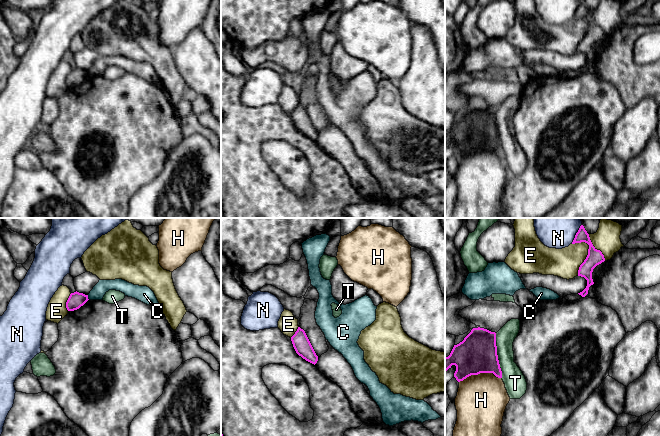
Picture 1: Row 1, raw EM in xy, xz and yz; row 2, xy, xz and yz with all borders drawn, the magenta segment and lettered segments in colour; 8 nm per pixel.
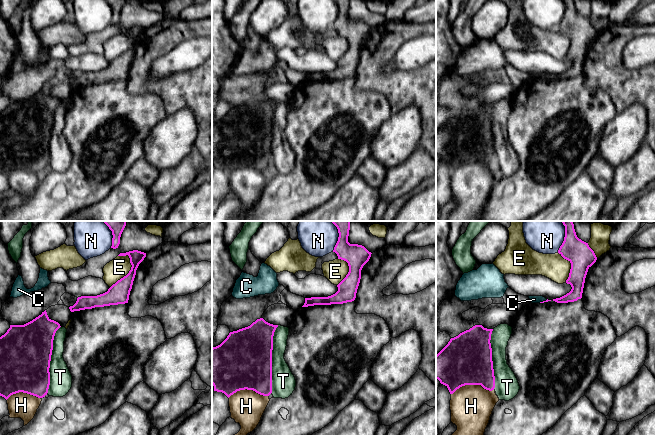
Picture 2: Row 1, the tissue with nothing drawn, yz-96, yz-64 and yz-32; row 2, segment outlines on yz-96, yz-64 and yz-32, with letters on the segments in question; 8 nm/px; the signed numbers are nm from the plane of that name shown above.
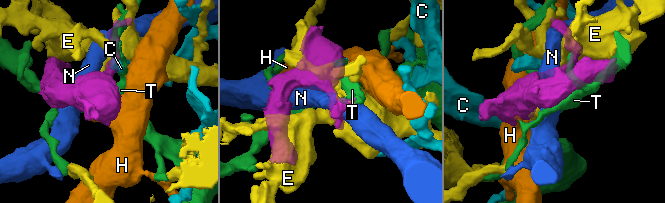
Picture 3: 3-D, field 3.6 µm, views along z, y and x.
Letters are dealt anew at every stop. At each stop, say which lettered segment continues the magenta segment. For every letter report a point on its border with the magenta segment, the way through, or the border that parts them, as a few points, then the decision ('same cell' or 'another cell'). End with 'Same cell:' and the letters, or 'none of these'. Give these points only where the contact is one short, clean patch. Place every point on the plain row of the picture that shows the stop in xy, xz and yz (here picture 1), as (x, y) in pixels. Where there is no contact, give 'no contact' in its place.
C: xy (87, 73) | along xy (87, 71), (89, 75) | another cell
E: yz (586, 34) | another cell
H: yz (480, 148) | another cell
N: yz (576, 10) | another cell
T: yz (497, 131) | another cell
Same cell: none of these

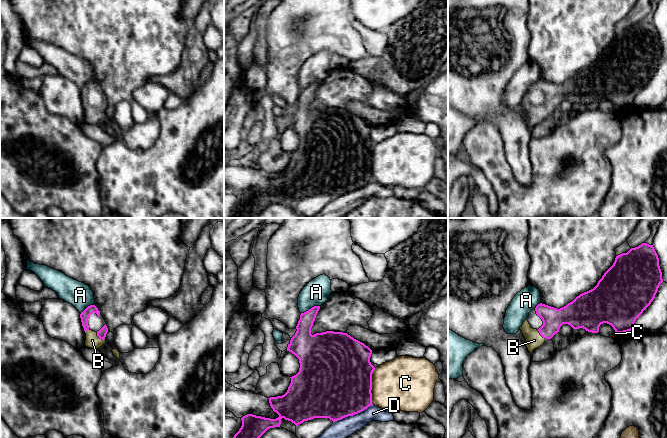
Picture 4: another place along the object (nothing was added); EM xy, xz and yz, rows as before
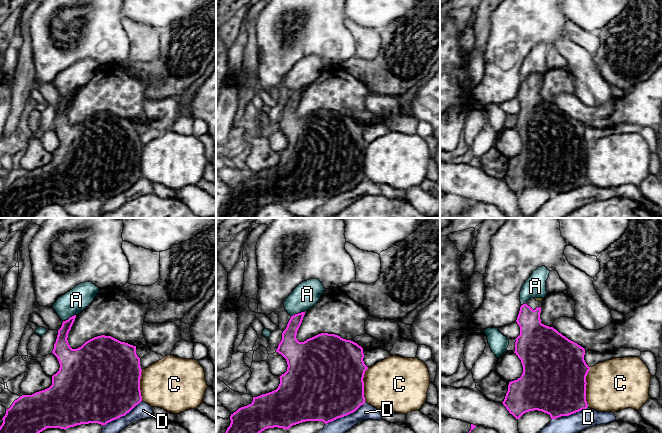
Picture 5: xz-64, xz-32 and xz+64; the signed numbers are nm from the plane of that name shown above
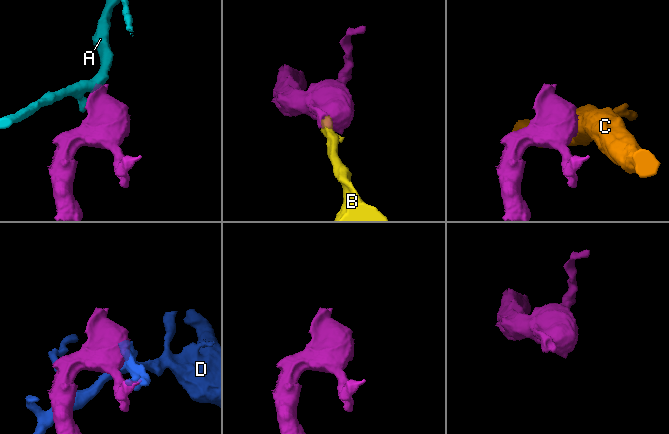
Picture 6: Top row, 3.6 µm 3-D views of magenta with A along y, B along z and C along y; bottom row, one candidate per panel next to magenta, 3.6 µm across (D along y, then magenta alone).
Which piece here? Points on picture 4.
A: xz (311, 84) | along xz (319, 81), (314, 81), (301, 89) | another cell
B: xy (99, 113) | across xy (102, 108), (99, 113), (92, 116) | same cell
C: xz (371, 162) | another cell
D: xz (352, 191) | another cell
Same cell: B

